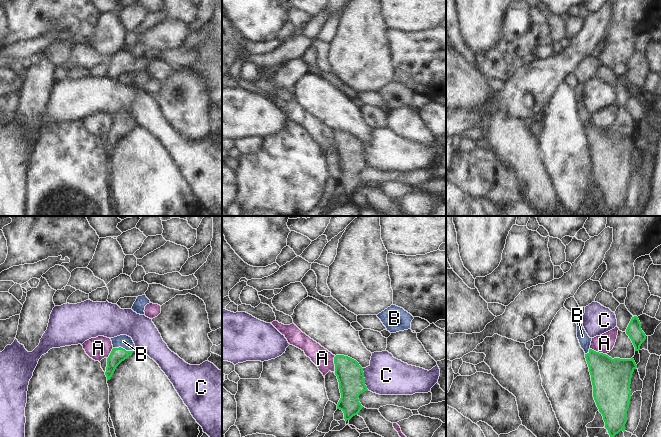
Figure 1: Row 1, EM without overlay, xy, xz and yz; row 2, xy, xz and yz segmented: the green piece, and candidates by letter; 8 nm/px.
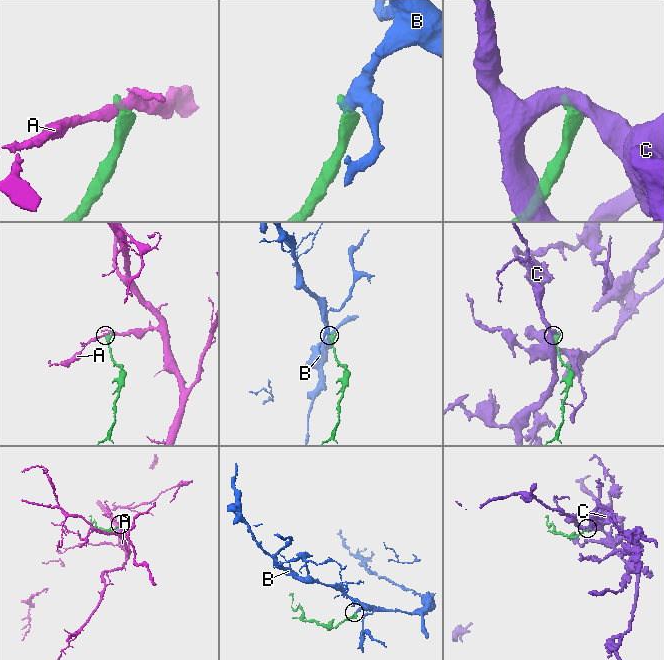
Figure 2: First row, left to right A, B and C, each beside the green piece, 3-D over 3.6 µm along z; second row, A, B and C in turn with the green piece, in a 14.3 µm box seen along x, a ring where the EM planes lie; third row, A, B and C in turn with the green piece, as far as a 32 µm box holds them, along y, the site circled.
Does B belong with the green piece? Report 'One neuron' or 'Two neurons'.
One neuron.

